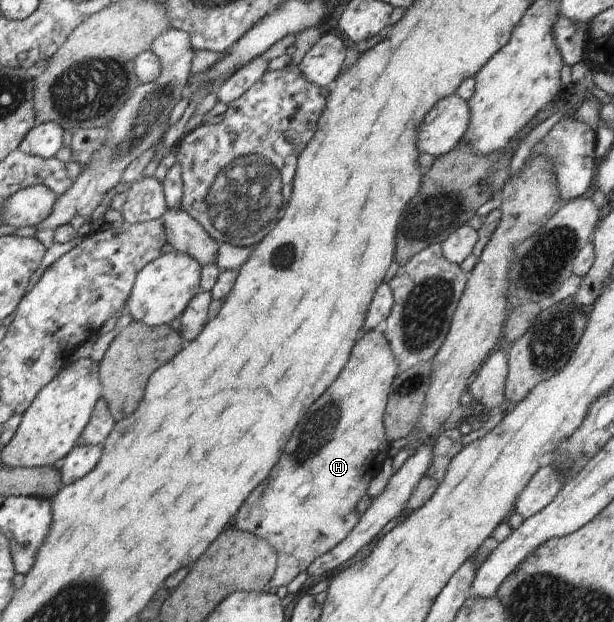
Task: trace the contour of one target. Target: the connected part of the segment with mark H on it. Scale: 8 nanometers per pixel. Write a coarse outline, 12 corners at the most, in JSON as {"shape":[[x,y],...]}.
{"shape":[[362,332],[231,525],[282,592],[356,527],[396,357]]}

